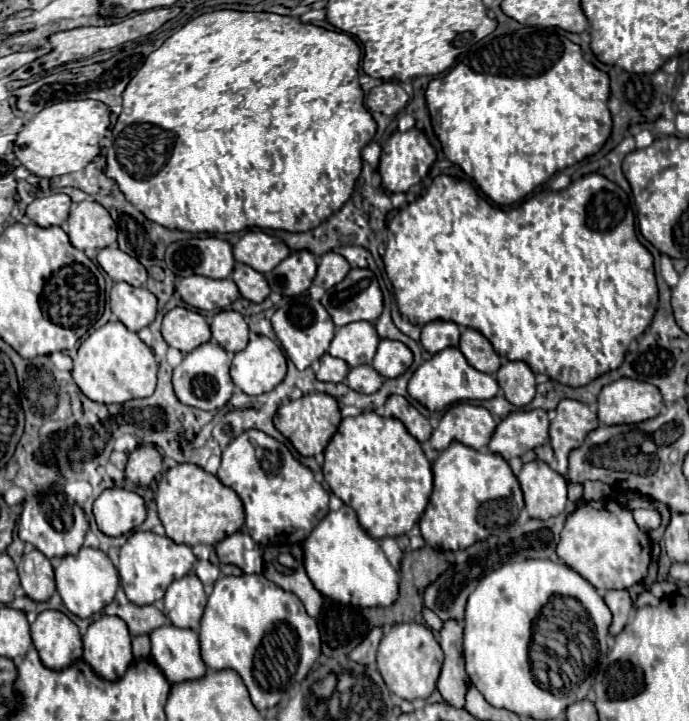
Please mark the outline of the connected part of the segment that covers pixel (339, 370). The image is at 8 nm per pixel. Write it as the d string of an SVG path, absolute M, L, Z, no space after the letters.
M324 353L318 359L318 369L316 369L316 379L318 381L332 381L332 383L340 383L344 381L348 375L348 365L342 359L336 359L328 353Z

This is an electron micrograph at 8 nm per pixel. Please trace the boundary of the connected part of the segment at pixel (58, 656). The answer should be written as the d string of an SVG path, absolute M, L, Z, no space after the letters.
M42 611L32 623L32 641L46 667L60 671L82 657L82 637L76 623L60 611Z

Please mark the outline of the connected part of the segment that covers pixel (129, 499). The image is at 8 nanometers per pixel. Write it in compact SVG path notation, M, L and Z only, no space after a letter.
M118 487L102 491L94 501L94 517L98 529L106 535L118 537L130 533L146 519L144 499L134 491Z

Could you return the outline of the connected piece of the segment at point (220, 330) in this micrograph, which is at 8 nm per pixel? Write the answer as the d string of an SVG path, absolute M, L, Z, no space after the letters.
M218 311L210 323L212 337L232 355L236 351L242 351L248 343L248 323L246 319L232 311Z

